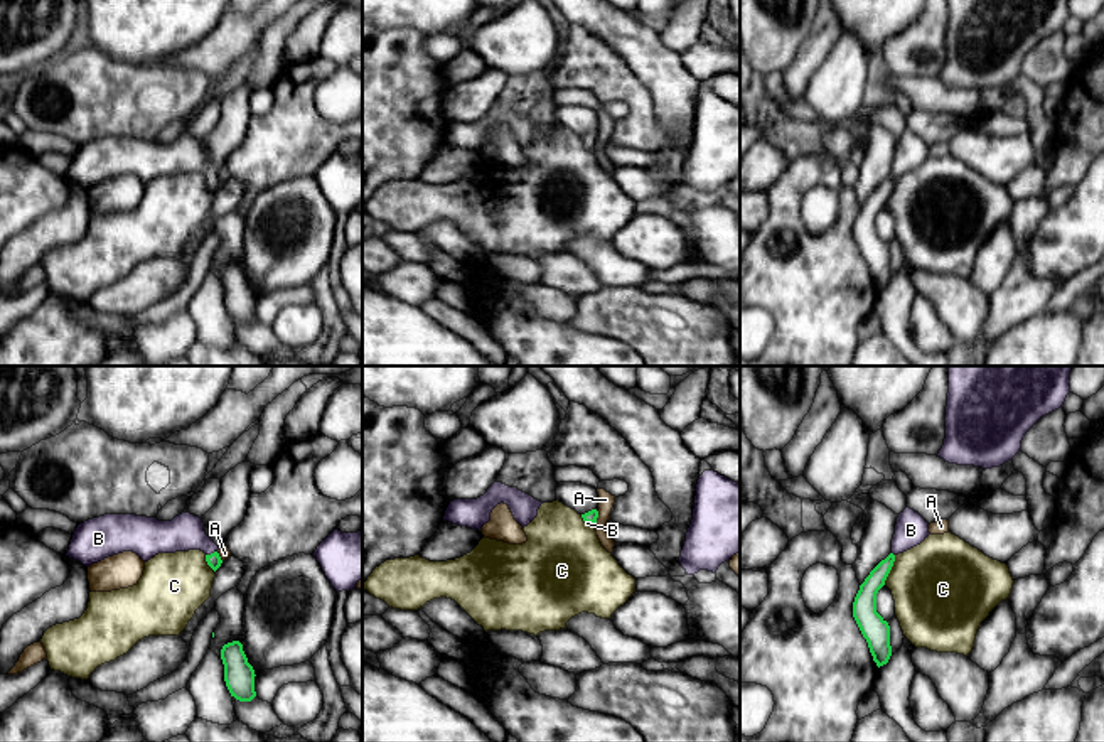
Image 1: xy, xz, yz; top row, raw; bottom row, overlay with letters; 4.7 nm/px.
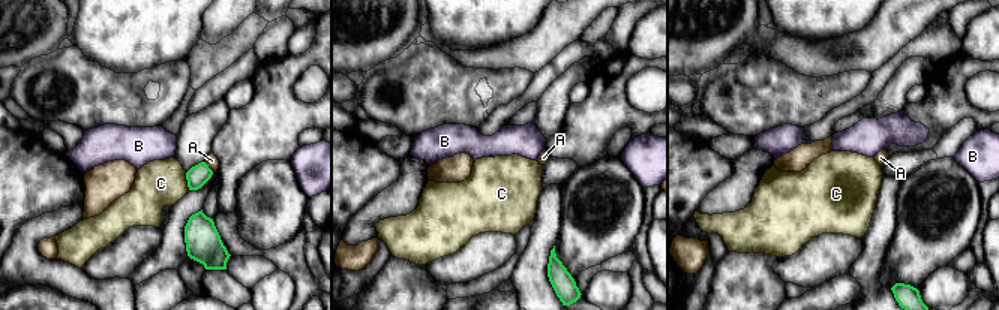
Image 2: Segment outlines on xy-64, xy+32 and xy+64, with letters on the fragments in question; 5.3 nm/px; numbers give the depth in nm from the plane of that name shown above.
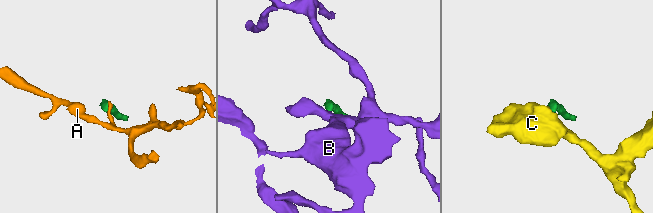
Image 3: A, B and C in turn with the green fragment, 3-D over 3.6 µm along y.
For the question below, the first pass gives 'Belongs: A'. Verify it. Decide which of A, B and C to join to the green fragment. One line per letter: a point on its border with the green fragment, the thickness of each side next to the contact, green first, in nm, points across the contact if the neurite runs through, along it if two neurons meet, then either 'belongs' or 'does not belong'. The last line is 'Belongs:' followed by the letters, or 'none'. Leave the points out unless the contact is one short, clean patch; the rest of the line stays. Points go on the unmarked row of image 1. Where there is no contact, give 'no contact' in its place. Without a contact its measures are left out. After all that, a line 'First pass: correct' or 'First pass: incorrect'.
A: xz (597, 139) | 60/80 nm | along xz (597, 132), (594, 147) | does not belong
B: xy (211, 176) | 70/180 nm | across xy (213, 182), (211, 176), (186, 154) | belongs
C: yz (890, 191) | 120/460 nm | along yz (895, 177), (884, 206) | does not belong
Belongs: B
First pass: incorrect

